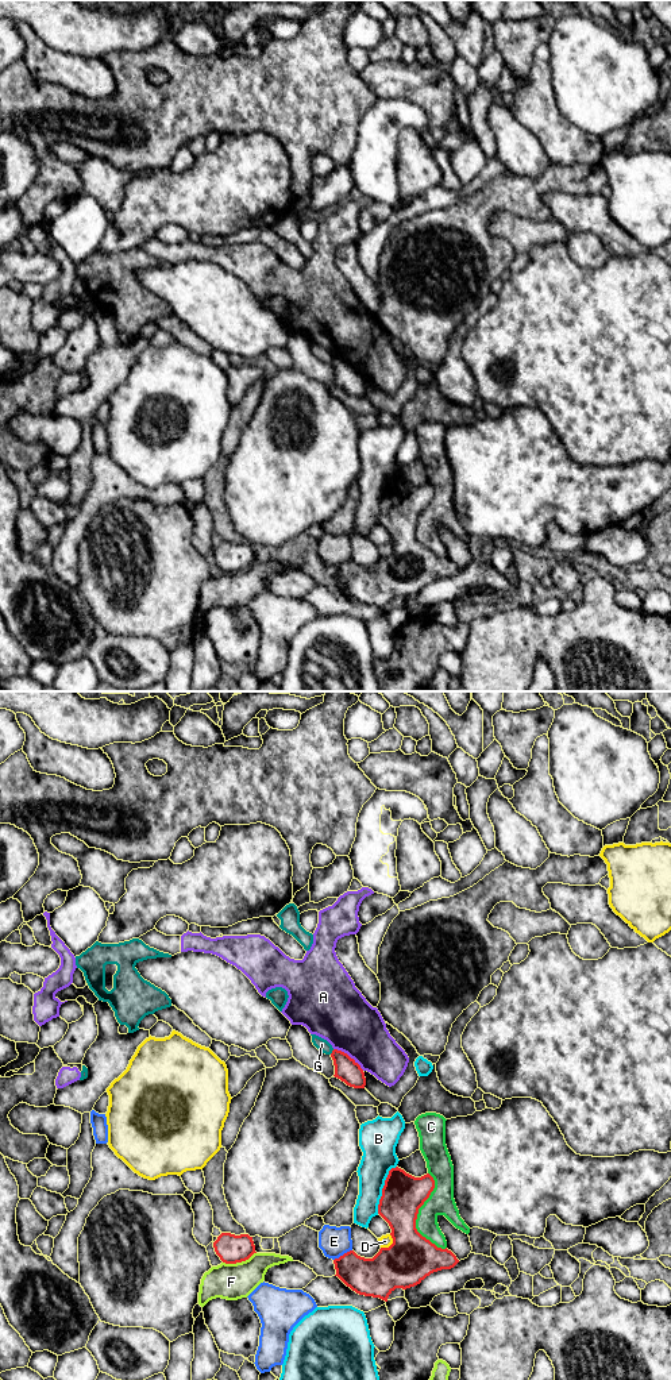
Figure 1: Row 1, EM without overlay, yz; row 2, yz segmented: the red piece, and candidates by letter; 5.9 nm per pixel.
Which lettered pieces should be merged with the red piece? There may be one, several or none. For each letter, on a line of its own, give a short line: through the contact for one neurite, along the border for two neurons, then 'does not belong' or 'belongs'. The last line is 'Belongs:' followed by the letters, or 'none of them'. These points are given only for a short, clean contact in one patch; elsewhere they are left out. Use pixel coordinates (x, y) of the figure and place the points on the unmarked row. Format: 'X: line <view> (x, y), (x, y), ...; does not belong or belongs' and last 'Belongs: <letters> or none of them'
A: does not belong
B: does not belong
C: does not belong
D: does not belong
E: does not belong
F: does not belong
G: line yz (334, 358), (330, 362); does not belong
Belongs: none of them

